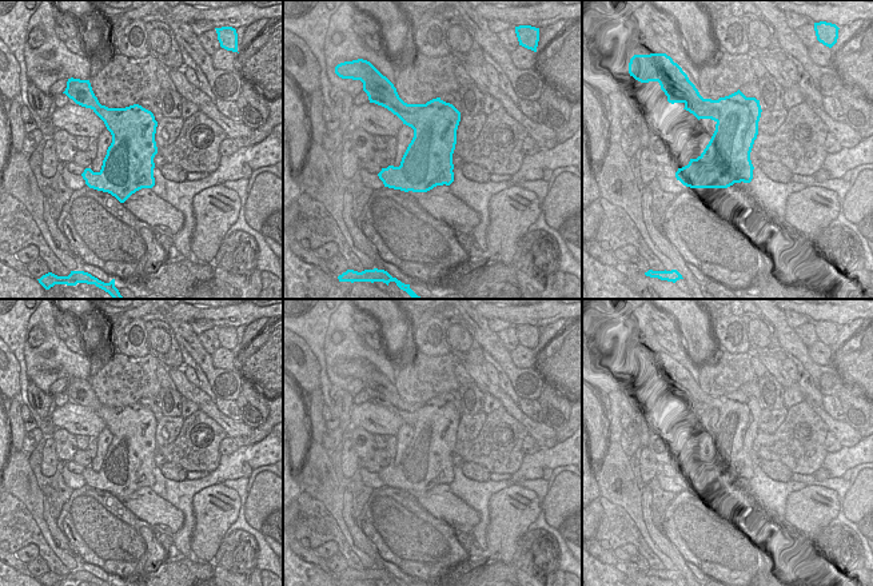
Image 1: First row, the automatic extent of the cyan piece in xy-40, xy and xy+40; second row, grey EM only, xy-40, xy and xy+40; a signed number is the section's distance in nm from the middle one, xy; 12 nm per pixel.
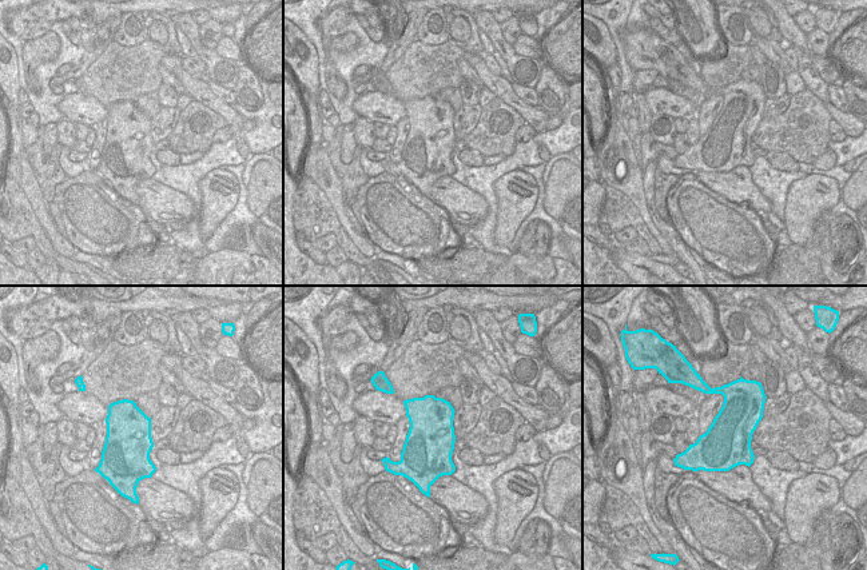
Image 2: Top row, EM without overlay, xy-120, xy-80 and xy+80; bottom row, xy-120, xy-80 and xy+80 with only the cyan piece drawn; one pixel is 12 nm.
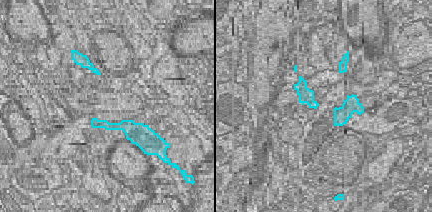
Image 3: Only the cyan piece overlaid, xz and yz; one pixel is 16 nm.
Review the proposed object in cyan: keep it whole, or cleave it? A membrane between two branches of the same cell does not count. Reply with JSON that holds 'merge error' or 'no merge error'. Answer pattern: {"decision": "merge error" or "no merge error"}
{"decision": "no merge error"}

